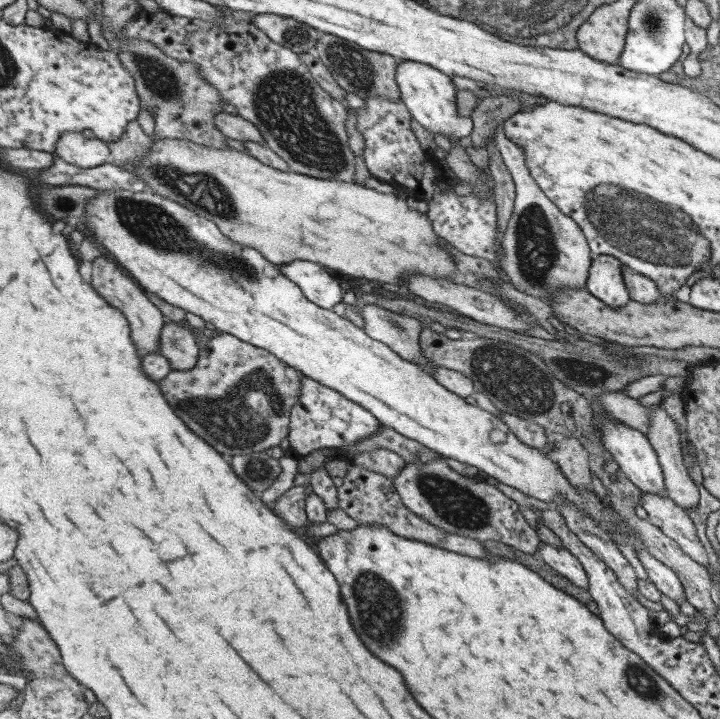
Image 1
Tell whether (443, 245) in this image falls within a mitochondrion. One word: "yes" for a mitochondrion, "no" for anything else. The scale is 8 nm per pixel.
no

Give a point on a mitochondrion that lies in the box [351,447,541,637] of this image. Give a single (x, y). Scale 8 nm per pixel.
(455, 504)

